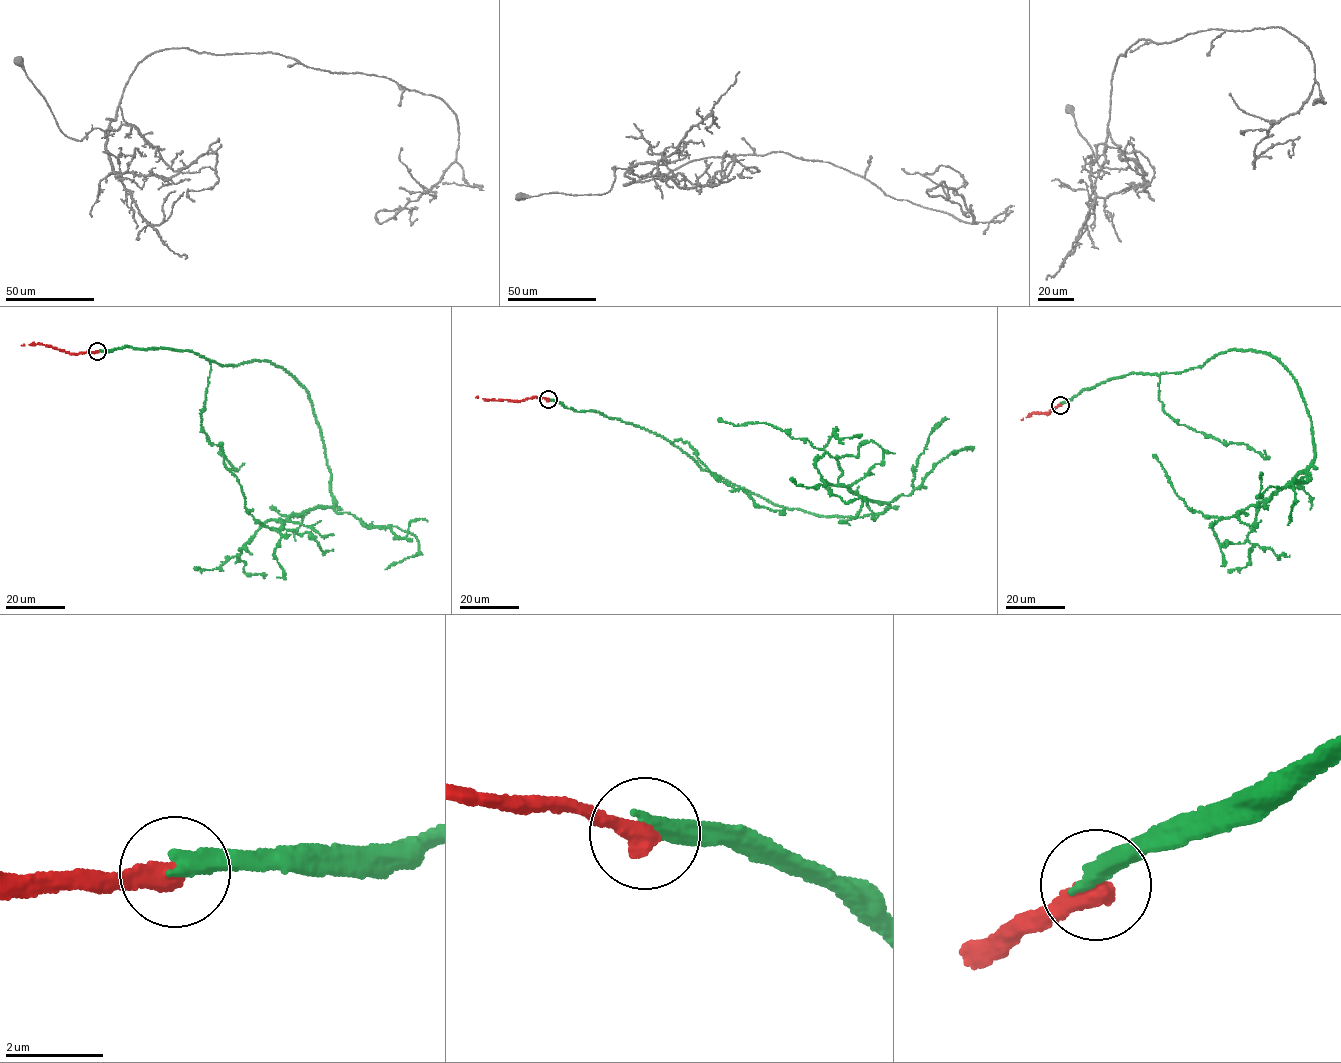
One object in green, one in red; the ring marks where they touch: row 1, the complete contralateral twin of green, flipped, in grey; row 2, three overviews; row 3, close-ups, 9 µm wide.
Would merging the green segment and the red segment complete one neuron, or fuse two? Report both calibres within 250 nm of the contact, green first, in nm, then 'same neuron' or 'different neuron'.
360 nm thick on the green side, 480 nm on the other; different neuron

